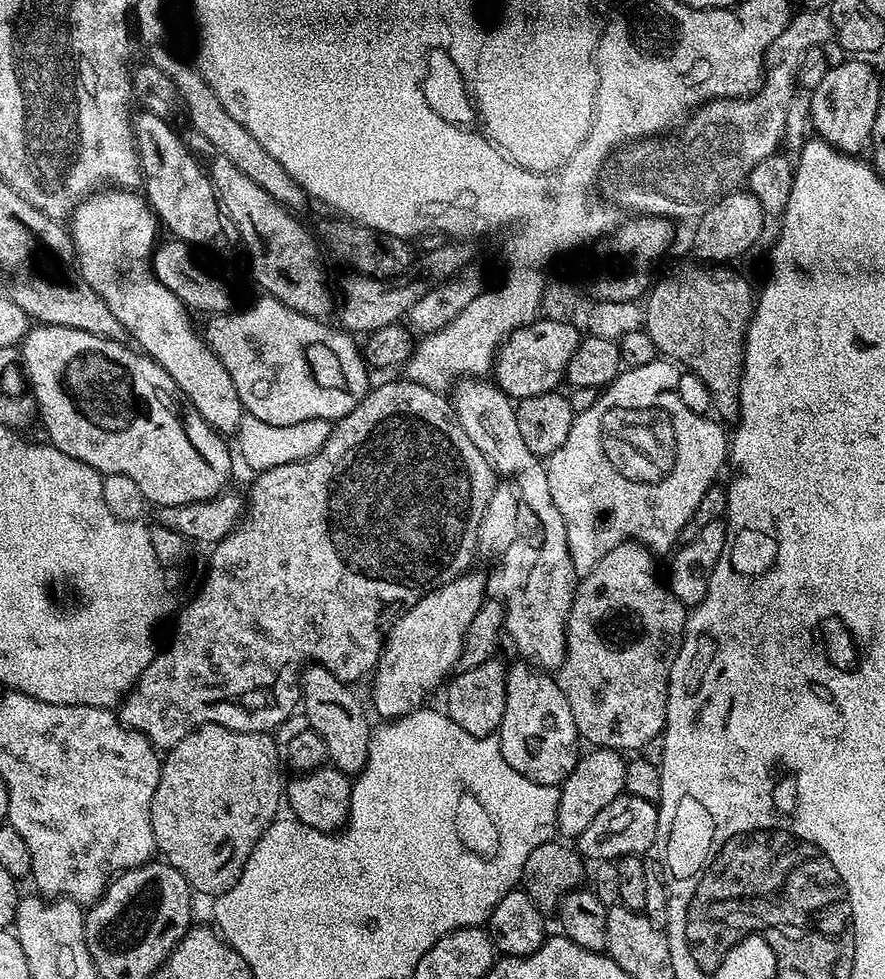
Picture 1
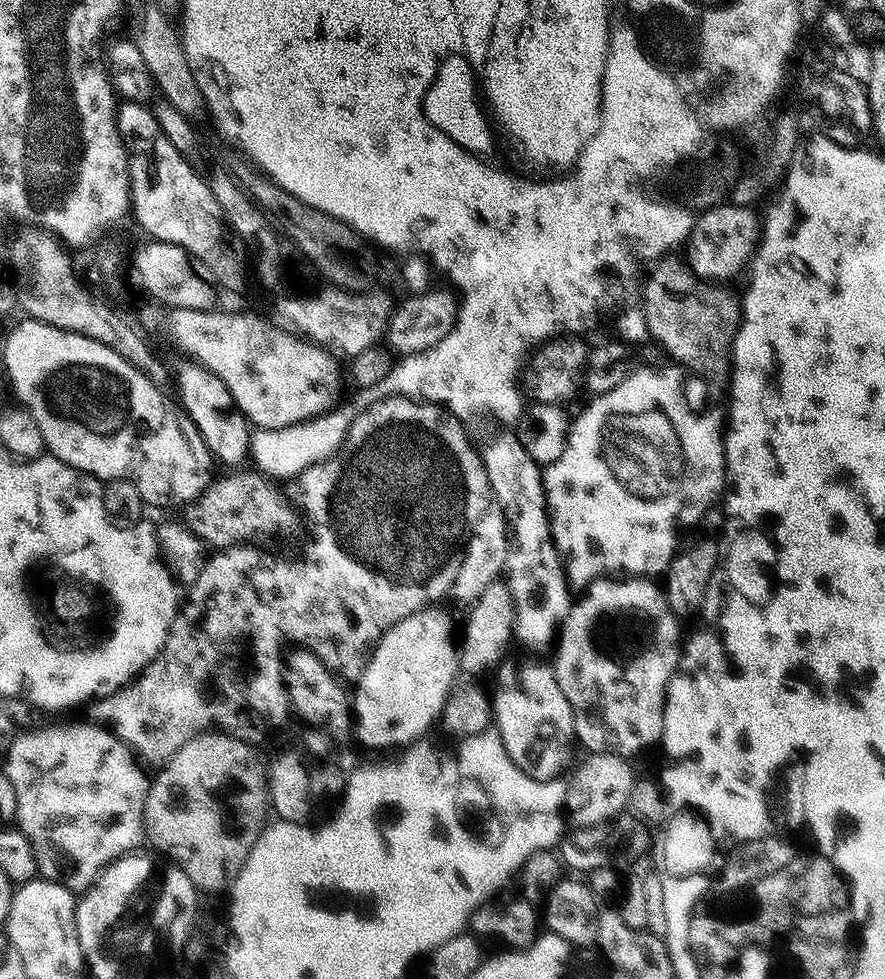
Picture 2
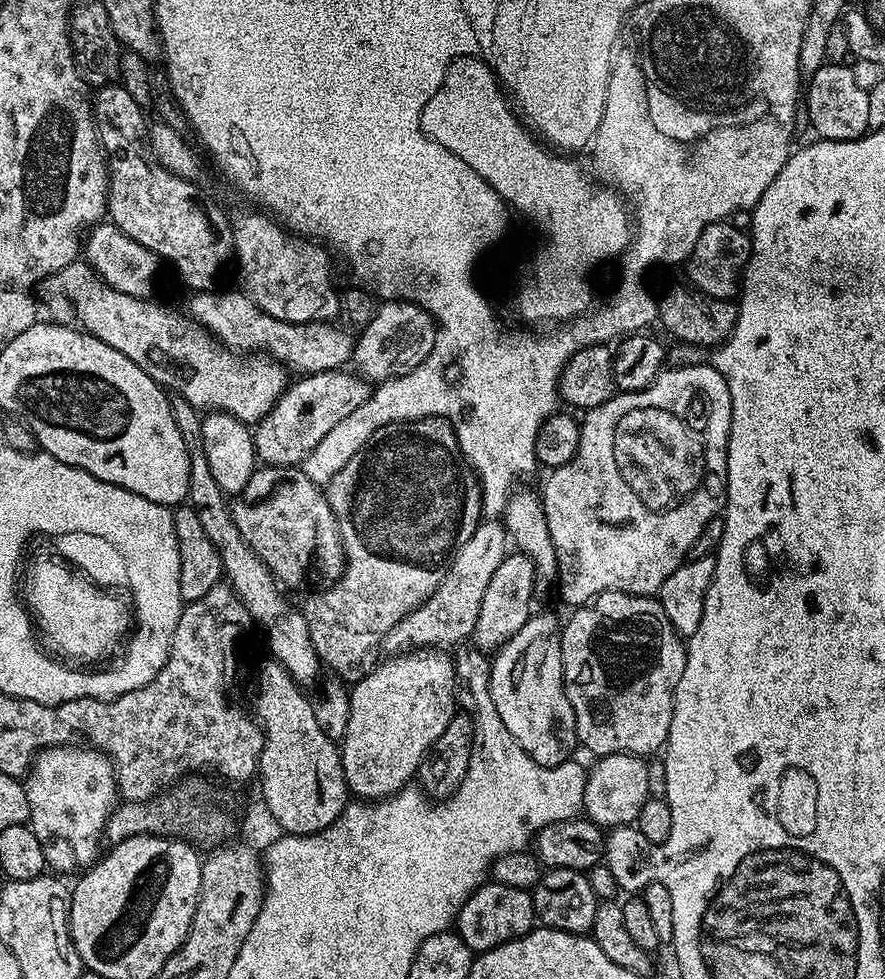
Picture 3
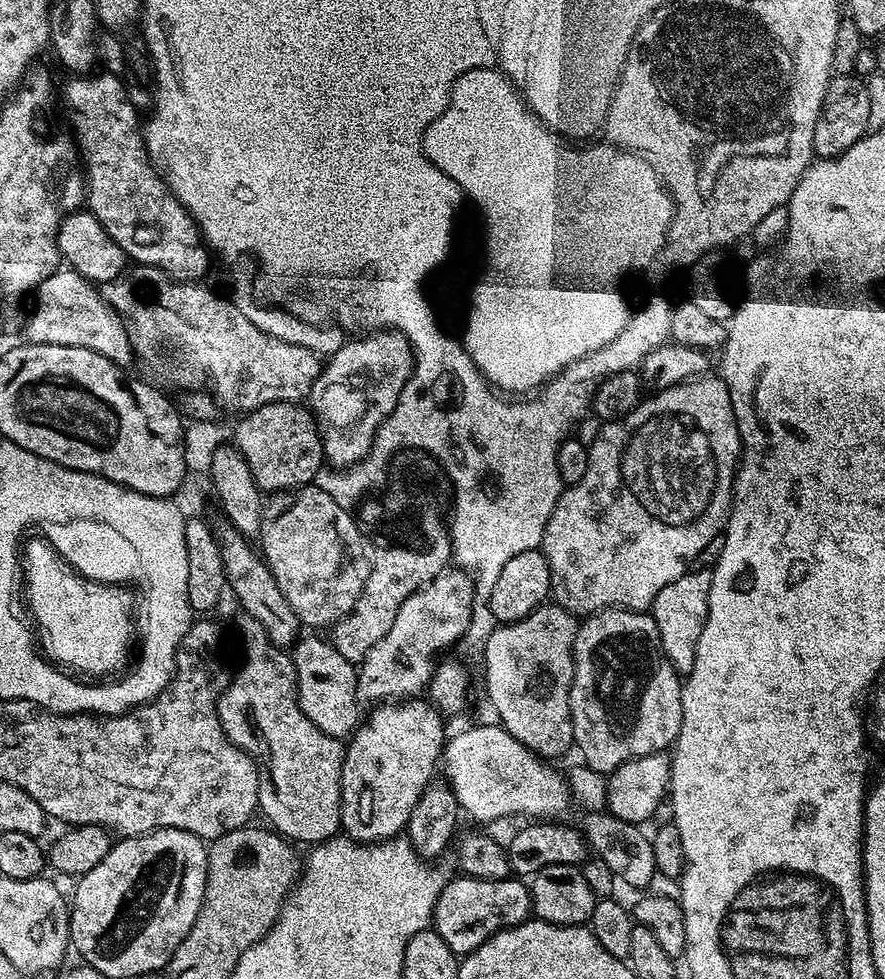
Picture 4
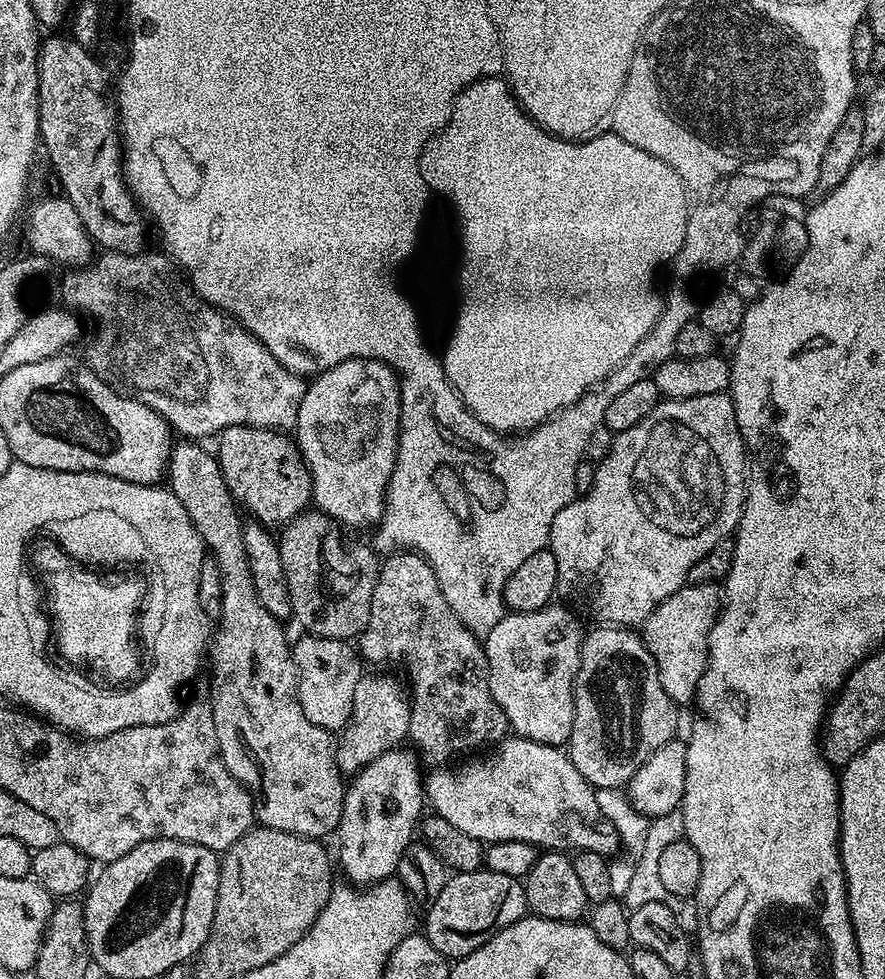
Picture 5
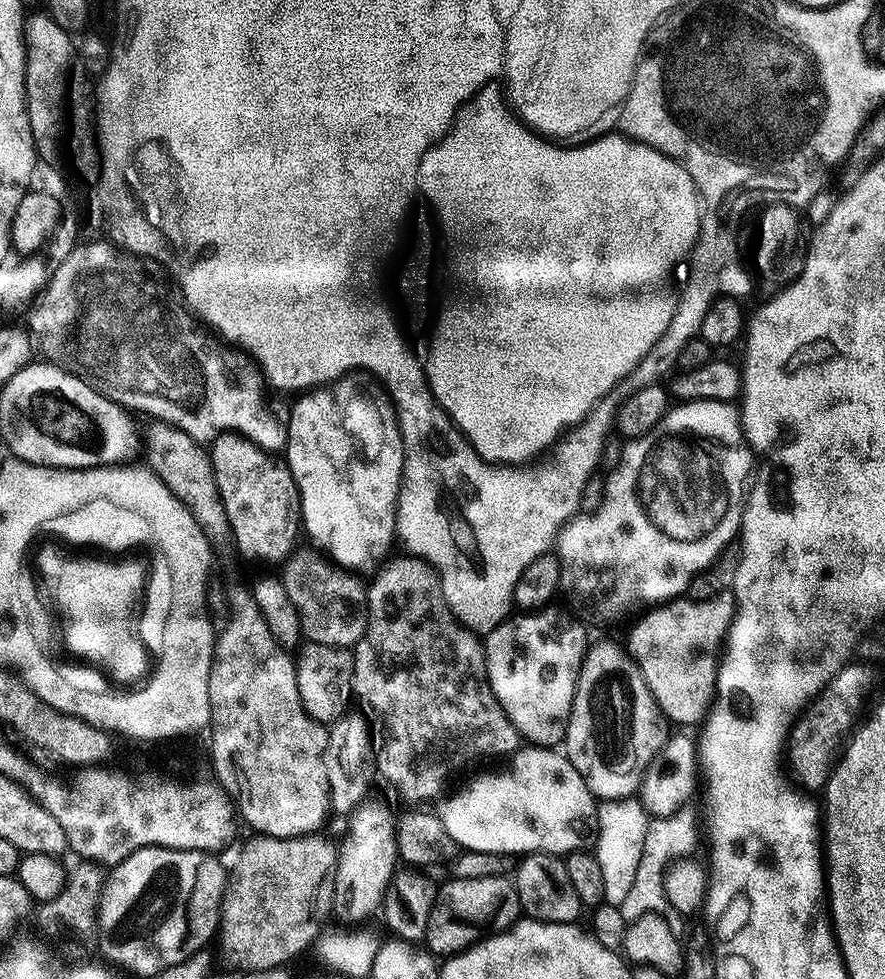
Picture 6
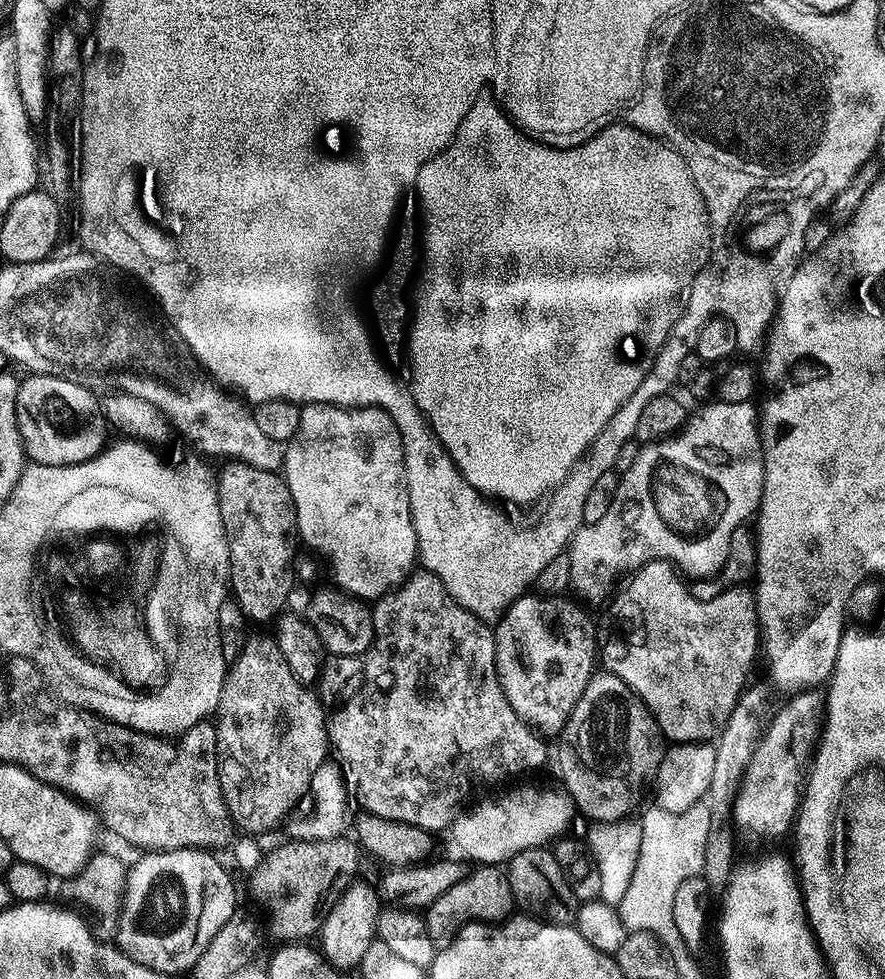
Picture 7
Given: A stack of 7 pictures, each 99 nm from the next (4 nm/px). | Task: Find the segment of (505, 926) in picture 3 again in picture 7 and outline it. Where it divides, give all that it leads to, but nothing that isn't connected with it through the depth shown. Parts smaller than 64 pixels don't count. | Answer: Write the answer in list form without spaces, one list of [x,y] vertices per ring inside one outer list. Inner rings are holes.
[[[476,866],[472,869],[426,910],[424,921],[437,950],[450,946],[452,939],[468,924],[503,922],[513,915],[516,899],[510,890],[507,871],[500,866]]]

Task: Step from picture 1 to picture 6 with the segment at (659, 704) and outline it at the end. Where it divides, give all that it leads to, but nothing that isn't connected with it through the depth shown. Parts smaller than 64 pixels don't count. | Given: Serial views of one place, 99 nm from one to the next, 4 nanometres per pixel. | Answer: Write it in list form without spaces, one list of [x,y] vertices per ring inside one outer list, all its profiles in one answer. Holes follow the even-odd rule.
[[[593,643],[584,655],[580,677],[576,683],[572,713],[562,741],[562,748],[569,762],[578,770],[586,786],[600,802],[635,797],[644,780],[645,770],[662,750],[670,735],[669,721],[660,713],[656,700],[642,678],[640,668],[621,645],[620,648],[616,644]]]

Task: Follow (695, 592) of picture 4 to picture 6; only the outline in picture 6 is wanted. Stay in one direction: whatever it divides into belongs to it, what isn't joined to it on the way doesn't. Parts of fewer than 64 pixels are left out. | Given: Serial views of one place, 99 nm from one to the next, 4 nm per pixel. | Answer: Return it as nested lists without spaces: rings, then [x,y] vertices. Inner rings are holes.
[[[727,591],[709,600],[672,598],[649,608],[652,609],[629,630],[627,651],[640,668],[642,678],[664,719],[673,725],[699,725],[707,717],[716,698],[716,669],[735,618],[736,598],[731,591]]]

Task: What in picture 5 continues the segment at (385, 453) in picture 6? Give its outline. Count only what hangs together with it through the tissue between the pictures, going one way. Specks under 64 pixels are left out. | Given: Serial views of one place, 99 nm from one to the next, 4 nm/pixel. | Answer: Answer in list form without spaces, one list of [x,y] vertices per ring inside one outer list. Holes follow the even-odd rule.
[[[354,358],[327,368],[305,387],[294,443],[312,476],[315,507],[337,525],[379,525],[399,441],[400,381],[391,364]]]

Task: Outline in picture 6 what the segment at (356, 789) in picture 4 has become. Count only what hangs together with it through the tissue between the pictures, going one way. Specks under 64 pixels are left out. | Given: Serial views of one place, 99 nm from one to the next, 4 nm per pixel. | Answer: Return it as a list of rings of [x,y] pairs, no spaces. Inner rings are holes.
[[[364,802],[352,812],[348,821],[348,837],[344,848],[339,849],[336,860],[336,877],[332,910],[335,919],[340,919],[348,926],[360,926],[367,916],[381,911],[384,897],[389,895],[388,883],[396,872],[398,857],[396,850],[396,820],[394,813],[384,804]]]

